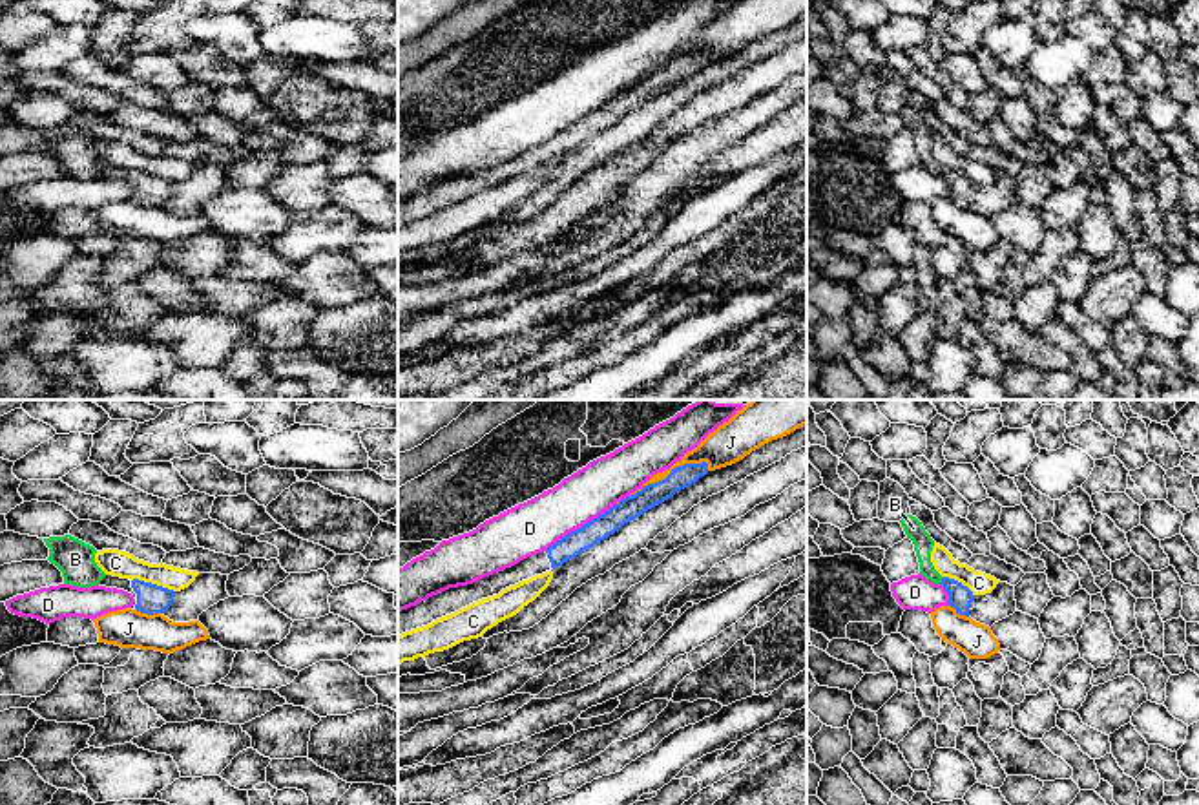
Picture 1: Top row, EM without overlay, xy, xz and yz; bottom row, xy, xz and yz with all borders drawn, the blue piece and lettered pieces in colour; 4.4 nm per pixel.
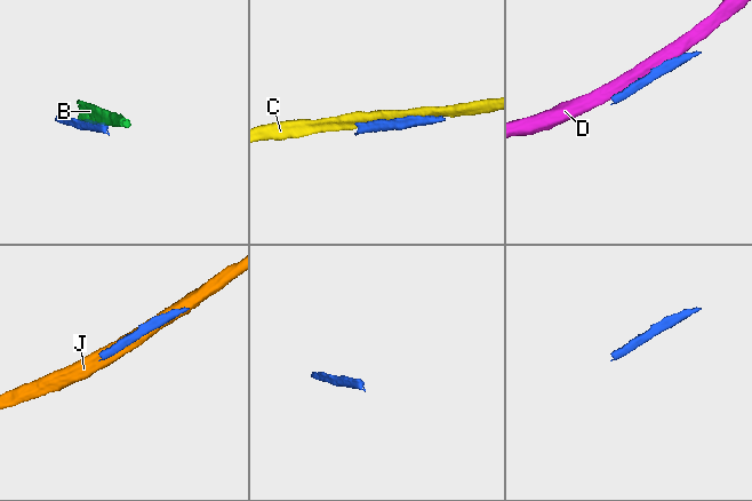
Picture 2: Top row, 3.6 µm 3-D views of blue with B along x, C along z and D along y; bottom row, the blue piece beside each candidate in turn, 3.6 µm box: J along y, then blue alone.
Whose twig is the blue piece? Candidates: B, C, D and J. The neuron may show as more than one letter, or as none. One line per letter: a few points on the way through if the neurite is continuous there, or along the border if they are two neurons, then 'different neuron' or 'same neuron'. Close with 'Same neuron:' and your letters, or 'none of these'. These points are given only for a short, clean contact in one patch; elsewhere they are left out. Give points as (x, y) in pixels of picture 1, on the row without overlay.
B: border yz (944, 168), (938, 174); different neuron
C: different neuron
D: different neuron
J: different neuron
Same neuron: none of these

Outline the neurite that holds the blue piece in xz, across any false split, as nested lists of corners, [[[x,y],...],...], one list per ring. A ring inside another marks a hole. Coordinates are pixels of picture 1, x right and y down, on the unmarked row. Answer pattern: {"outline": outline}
{"outline": [[[706,53],[679,57],[672,60],[664,71],[648,75],[635,86],[622,89],[597,110],[557,131],[546,142],[527,148],[518,155],[500,161],[498,164],[484,168],[473,175],[449,179],[429,188],[427,192],[418,193],[416,197],[398,203],[398,226],[427,217],[433,212],[451,206],[473,193],[498,186],[509,177],[515,177],[535,166],[542,166],[551,159],[562,157],[564,153],[608,130],[624,115],[641,108],[644,102],[662,95],[677,82],[695,75],[706,64]]]}

